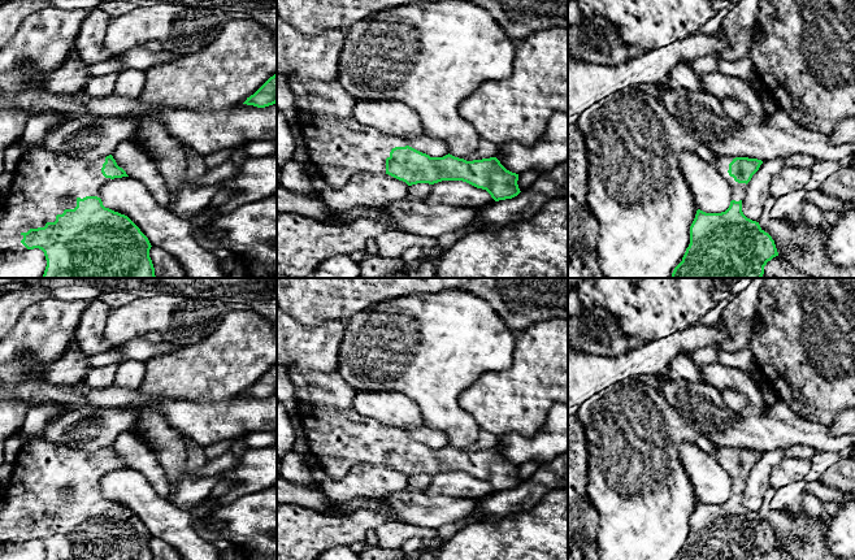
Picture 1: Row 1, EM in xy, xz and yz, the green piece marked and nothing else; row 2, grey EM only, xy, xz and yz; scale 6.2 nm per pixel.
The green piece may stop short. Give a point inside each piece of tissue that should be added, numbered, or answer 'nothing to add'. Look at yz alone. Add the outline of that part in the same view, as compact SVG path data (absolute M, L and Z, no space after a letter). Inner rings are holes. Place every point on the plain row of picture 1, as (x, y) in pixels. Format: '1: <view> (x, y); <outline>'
1: yz (721, 454); M719 447L711 455L717 460L717 463L724 468L724 470L730 476L732 491L743 491L746 485L746 474L738 474L733 468L729 466L729 455L733 452L732 448Z

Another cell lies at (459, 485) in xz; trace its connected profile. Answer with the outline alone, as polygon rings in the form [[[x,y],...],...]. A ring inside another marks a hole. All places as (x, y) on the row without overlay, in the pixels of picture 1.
[[[442,472],[431,476],[428,492],[457,499],[483,499],[491,494],[491,486],[463,472]]]

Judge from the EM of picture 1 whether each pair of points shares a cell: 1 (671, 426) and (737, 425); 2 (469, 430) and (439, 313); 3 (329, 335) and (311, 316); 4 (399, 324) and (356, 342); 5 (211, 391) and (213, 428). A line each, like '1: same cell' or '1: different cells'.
1: different cells
2: same cell
3: different cells
4: same cell
5: different cells

